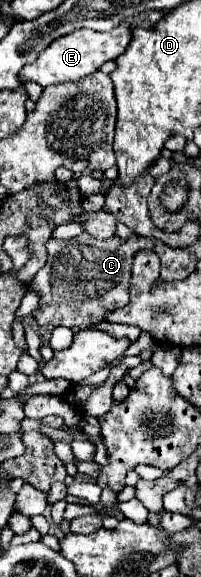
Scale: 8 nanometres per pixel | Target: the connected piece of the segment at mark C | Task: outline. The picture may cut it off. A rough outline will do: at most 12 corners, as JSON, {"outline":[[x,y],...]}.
{"outline":[[50,238],[32,287],[38,327],[100,323],[128,305],[148,239]]}

